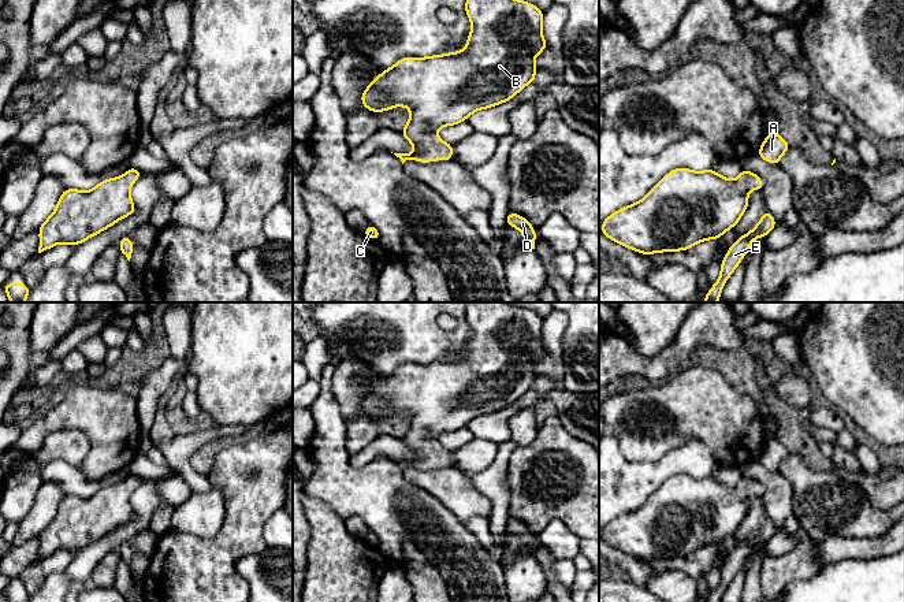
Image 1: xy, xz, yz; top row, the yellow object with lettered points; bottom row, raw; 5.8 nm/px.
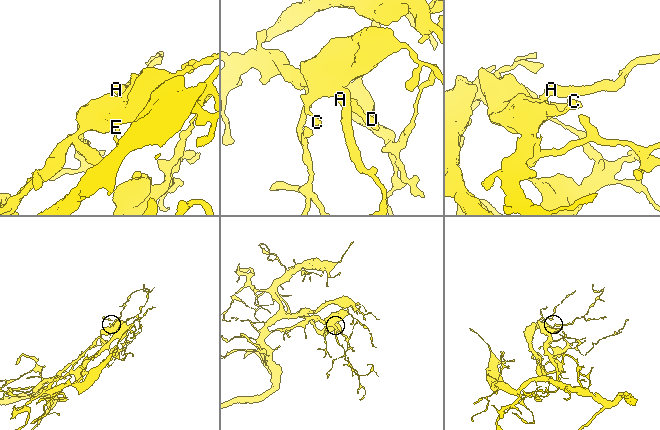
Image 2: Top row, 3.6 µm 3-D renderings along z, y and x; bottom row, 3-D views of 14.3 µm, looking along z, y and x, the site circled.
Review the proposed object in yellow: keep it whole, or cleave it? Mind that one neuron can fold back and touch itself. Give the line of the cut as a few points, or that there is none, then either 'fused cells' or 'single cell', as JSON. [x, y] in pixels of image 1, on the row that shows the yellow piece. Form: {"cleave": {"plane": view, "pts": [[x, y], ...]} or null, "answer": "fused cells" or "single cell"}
{"cleave": null, "answer": "single cell"}

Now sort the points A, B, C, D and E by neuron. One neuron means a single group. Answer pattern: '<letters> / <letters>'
A B C D E

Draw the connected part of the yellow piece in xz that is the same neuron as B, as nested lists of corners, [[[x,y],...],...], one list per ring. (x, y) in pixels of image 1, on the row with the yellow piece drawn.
[[[466,0],[465,11],[472,22],[465,49],[429,57],[402,57],[394,67],[383,70],[376,79],[371,81],[361,94],[362,105],[373,112],[383,112],[398,105],[410,108],[410,119],[399,133],[414,145],[414,152],[394,153],[402,164],[409,159],[421,163],[453,160],[453,145],[438,137],[439,127],[461,123],[479,109],[502,104],[535,81],[535,56],[547,48],[542,33],[543,11],[522,0]]]

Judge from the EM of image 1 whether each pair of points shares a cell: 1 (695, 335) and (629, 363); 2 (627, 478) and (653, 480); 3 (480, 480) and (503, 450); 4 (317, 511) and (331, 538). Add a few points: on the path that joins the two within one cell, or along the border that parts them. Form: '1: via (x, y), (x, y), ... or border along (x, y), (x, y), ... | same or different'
1: via (679, 349), (663, 364), (646, 364) | same
2: via (633, 480), (646, 480) | same
3: via (488, 475), (502, 459) | same
4: via (320, 517), (327, 531) | same

